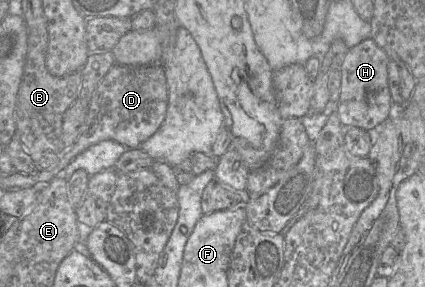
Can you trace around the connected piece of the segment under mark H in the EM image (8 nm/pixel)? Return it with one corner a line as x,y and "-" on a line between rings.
371,38
348,50
340,69
341,93
337,105
339,119
344,127
376,132
394,112
388,83
389,60
387,53

